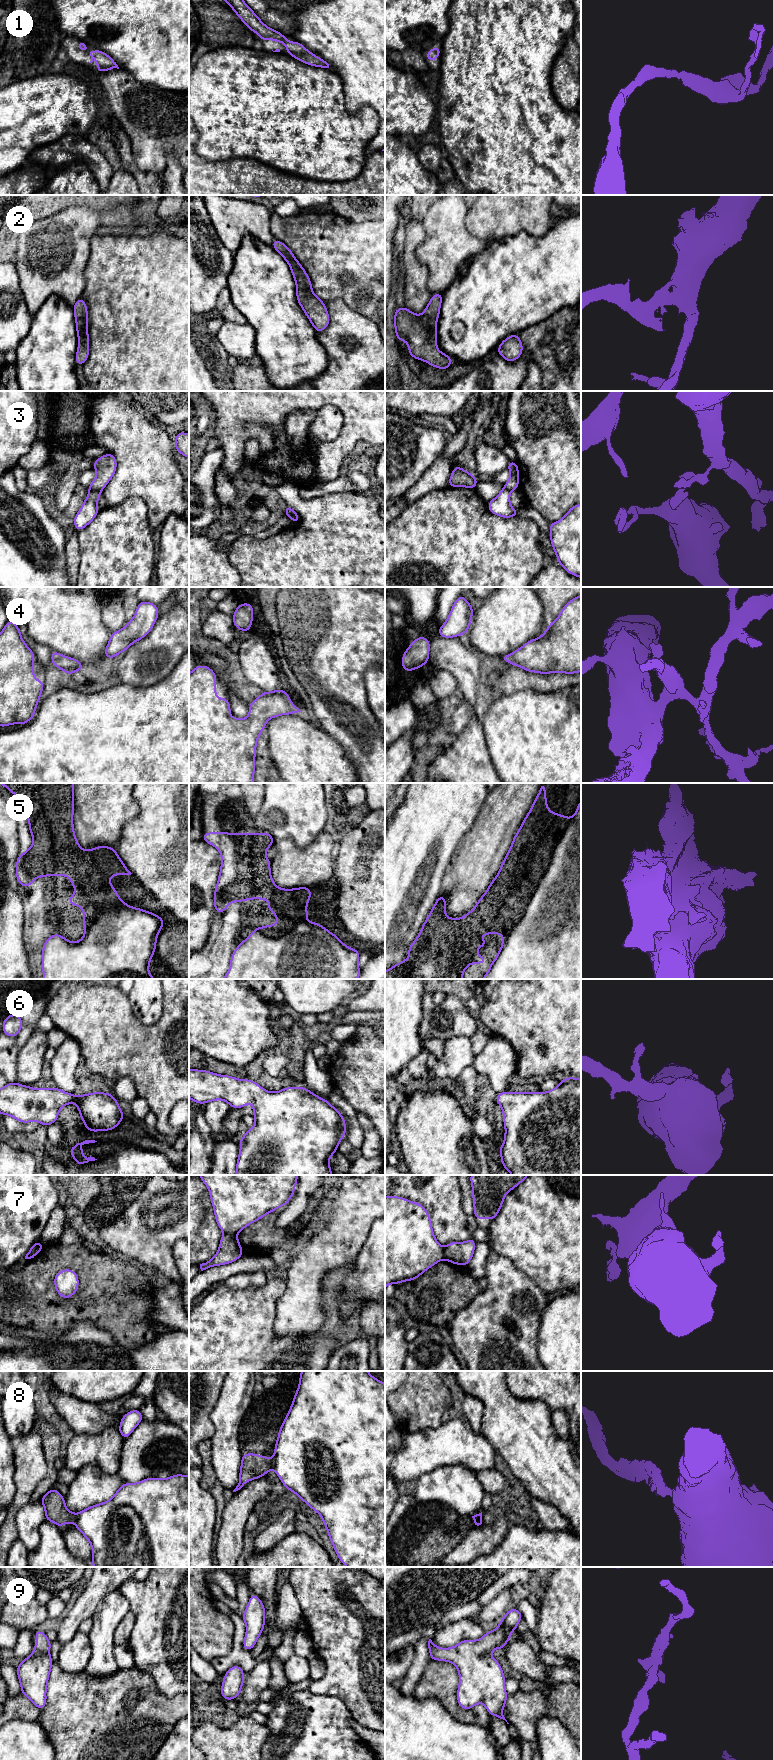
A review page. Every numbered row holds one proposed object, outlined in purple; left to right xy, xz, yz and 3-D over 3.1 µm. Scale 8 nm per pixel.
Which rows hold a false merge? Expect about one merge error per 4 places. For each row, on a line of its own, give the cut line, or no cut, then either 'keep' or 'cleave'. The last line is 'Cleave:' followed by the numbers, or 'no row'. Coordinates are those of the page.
1: no cut | keep
2: no cut | keep
3: xy (89, 489), (100, 492) | cleave
4: no cut | keep
5: yz (572, 818), (554, 849), (548, 867), (540, 877), (497, 876) | cleave
6: no cut | keep
7: xy (38, 1241), (35, 1254) | cleave
8: xy (76, 1514), (74, 1521) | cleave
9: no cut | keep
Cleave: 3, 5, 7, 8

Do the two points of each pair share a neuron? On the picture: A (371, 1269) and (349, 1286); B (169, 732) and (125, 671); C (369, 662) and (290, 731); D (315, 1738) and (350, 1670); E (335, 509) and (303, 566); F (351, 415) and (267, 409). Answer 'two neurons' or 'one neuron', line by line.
A: one neuron
B: two neurons
C: two neurons
D: two neurons
E: one neuron
F: one neuron

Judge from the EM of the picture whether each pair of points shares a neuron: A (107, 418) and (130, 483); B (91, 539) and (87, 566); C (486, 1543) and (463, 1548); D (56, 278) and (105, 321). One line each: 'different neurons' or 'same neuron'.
A: same neuron
B: same neuron
C: same neuron
D: different neurons

